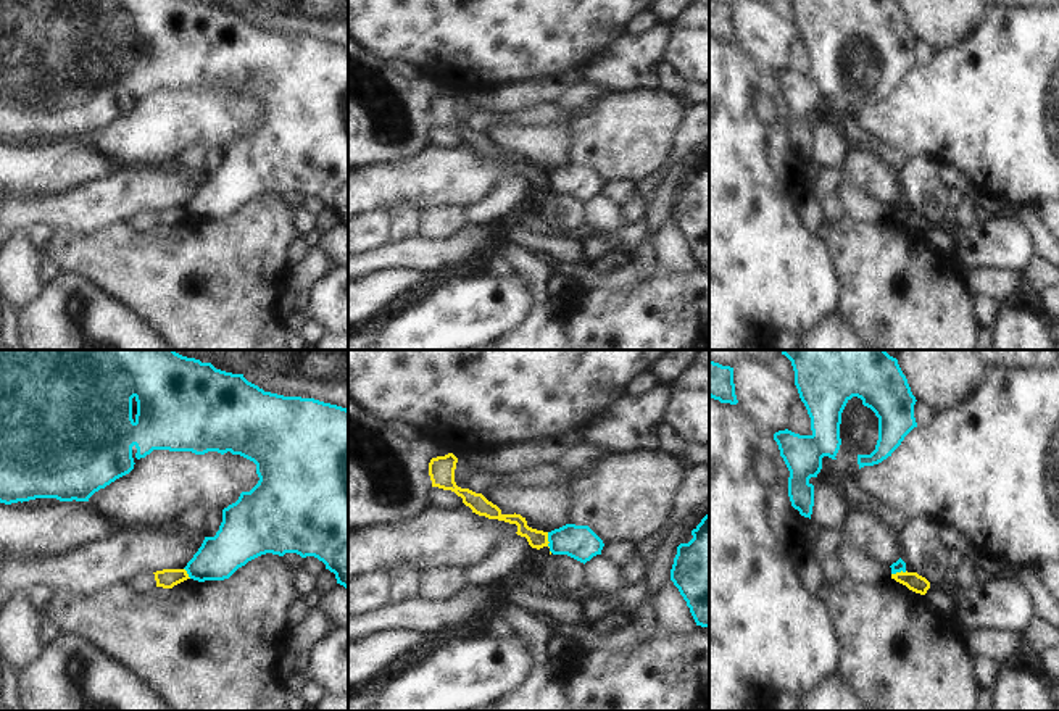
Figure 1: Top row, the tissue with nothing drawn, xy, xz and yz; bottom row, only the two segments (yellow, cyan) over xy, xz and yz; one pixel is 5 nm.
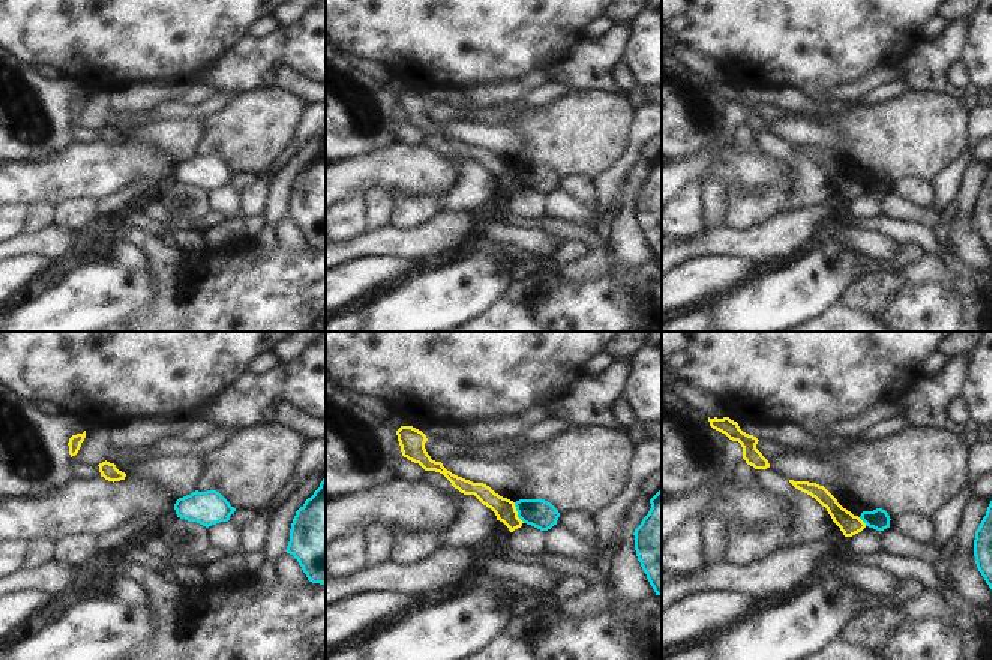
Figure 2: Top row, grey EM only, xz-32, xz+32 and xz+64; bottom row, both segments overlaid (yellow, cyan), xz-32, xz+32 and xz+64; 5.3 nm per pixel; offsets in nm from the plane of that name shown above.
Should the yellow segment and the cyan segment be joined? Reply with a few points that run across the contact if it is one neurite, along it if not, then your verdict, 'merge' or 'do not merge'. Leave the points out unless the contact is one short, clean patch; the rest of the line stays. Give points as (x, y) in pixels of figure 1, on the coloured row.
xz (547, 532), (550, 547) | do not merge

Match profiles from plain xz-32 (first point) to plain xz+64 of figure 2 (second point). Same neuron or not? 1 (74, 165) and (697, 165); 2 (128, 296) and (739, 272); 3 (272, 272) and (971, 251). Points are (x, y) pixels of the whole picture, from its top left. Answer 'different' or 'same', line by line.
1: same
2: different
3: different

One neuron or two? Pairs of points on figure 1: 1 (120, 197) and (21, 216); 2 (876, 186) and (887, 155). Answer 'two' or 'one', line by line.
1: one
2: two

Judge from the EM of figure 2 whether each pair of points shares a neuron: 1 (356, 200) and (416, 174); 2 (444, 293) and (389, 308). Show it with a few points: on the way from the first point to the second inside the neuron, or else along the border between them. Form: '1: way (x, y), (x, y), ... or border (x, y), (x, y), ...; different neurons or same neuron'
1: border (363, 194), (350, 194), (341, 201); different neurons
2: way (431, 302), (422, 308), (402, 308); same neuron

